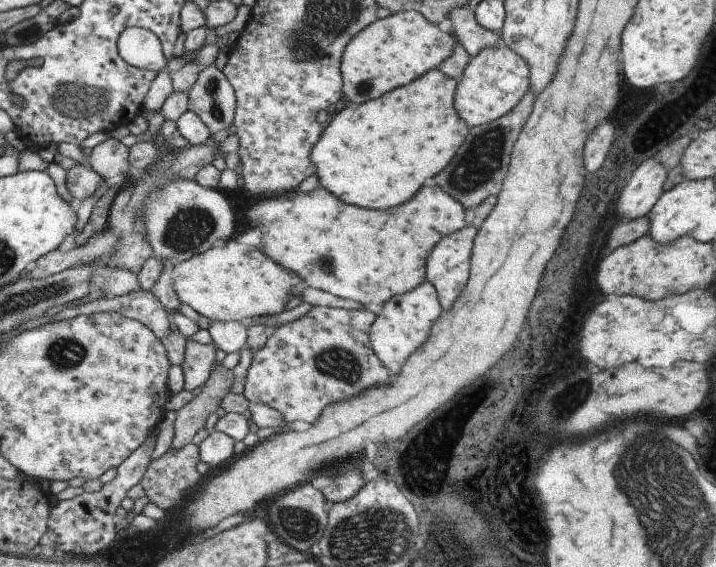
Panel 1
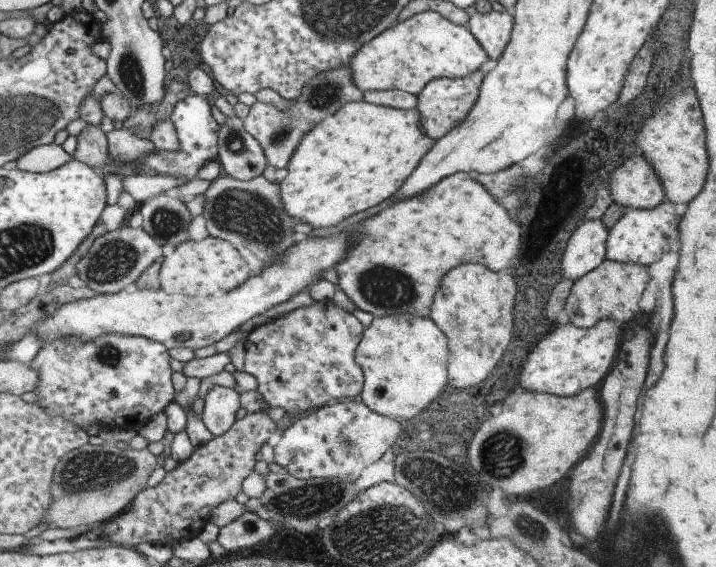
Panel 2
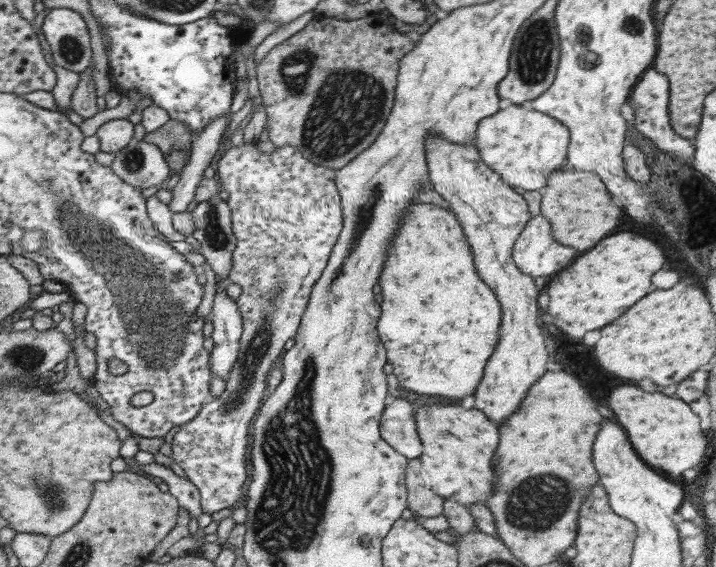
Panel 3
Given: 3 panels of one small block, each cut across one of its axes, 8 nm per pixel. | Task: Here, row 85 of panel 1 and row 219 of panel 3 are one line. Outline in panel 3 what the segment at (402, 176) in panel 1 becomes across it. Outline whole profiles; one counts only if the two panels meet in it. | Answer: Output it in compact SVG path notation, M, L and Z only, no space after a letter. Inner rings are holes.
M417 204L411 208L411 214L407 214L407 222L403 222L403 228L399 232L399 236L395 238L395 244L391 246L389 258L385 262L385 270L381 272L381 306L383 306L383 316L379 318L379 336L383 338L383 346L387 350L387 358L391 360L391 374L397 378L397 386L399 388L411 388L407 392L415 392L419 396L439 396L439 398L447 398L455 404L461 402L461 398L473 396L475 394L475 386L479 384L481 376L483 376L483 366L487 364L487 358L493 354L497 342L499 342L499 326L501 326L501 304L497 300L497 296L493 294L493 290L483 282L483 278L479 278L477 270L475 270L475 258L471 252L471 246L467 242L467 236L461 230L461 224L457 220L457 216L453 212L447 212L439 206L433 204Z

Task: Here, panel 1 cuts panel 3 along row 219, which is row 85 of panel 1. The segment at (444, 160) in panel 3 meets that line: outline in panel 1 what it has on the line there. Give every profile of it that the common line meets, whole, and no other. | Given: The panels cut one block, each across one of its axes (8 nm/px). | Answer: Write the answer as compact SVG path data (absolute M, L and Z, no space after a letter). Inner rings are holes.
M499 44L497 48L481 50L475 58L467 60L467 66L457 80L453 110L455 114L469 126L483 126L489 122L495 122L497 118L511 112L519 100L529 92L531 80L529 80L529 66L527 62L515 54L509 46Z

